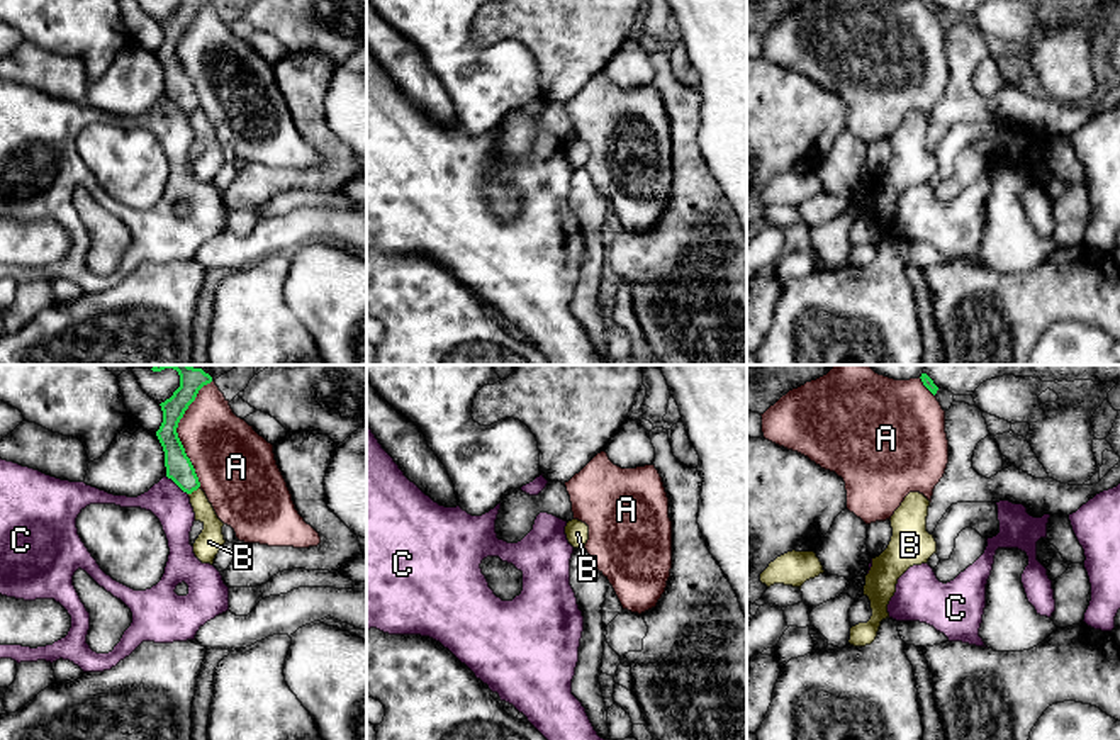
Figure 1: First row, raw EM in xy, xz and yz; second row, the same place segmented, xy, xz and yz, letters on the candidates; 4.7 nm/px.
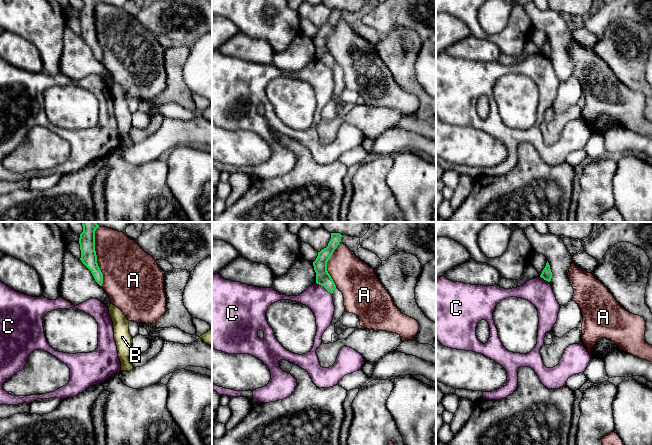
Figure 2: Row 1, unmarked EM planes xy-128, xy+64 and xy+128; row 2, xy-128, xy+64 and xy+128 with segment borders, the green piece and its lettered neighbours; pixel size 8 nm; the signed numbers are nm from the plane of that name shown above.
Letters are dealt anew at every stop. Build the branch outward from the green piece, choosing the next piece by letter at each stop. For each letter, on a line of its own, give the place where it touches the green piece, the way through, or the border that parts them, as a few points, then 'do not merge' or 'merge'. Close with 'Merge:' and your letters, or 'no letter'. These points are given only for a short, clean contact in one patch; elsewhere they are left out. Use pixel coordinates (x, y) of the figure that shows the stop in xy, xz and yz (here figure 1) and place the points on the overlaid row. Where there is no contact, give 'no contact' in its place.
A: contact xy (175, 431); do not merge
B: contact xy (194, 489); border xy (199, 486), (189, 494); do not merge
C: contact xy (177, 484); do not merge
Merge: no letter

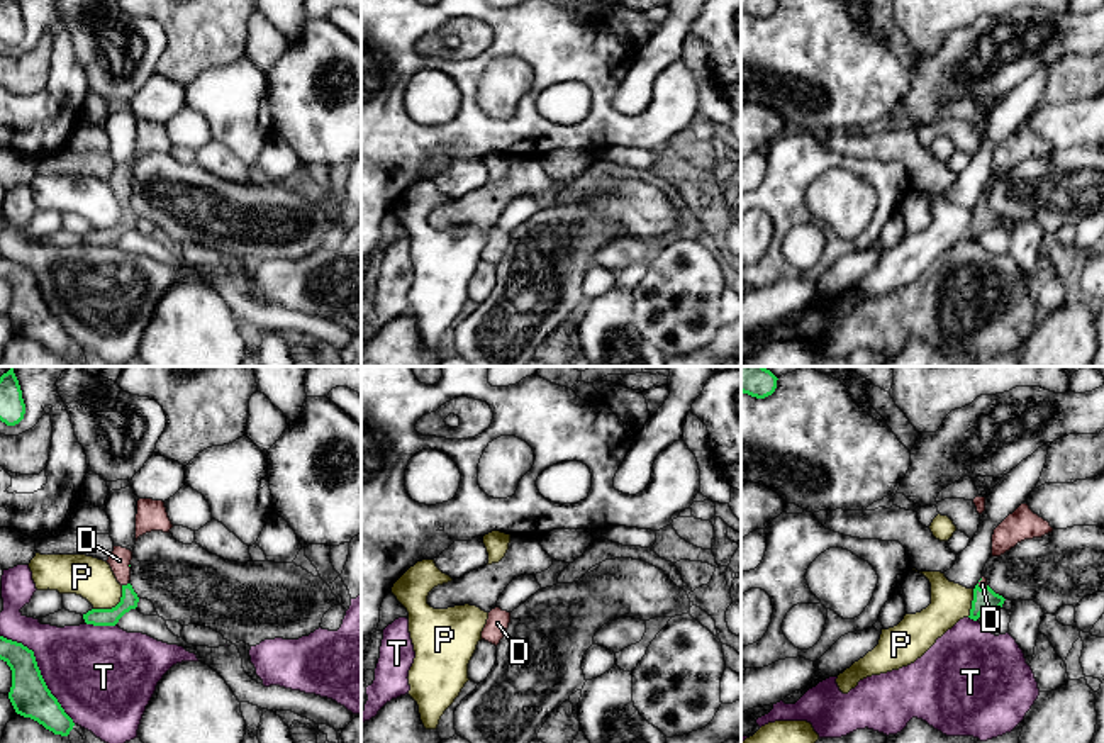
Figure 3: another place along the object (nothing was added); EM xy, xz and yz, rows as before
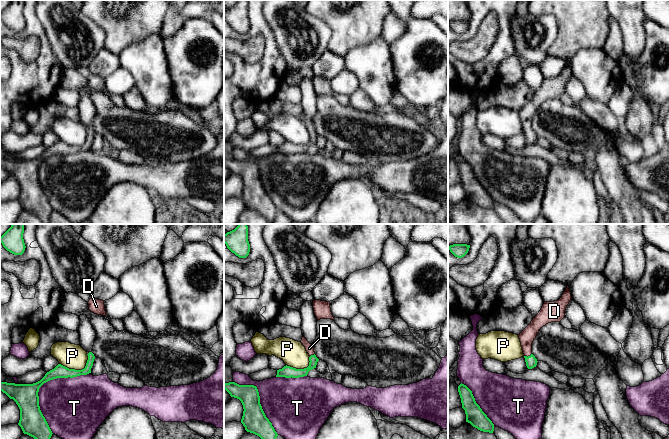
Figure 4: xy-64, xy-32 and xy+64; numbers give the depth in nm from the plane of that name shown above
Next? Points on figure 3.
D: contact xy (124, 586); way xy (129, 599), (124, 586), (119, 560); merge
P: contact xy (116, 606); do not merge
T: contact xy (39, 672); do not merge
Merge: D

